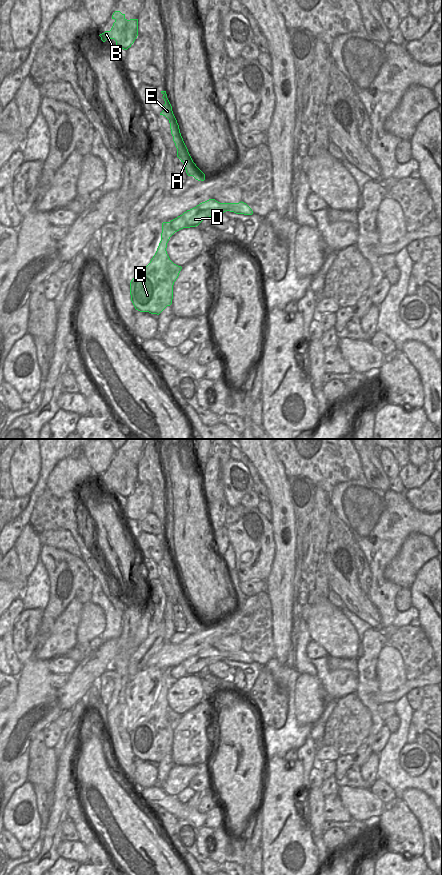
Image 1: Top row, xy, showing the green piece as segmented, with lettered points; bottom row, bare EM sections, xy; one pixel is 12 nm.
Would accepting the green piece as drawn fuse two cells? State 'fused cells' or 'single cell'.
fused cells

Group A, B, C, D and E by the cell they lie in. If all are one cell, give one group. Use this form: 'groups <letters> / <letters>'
groups A B D E / C

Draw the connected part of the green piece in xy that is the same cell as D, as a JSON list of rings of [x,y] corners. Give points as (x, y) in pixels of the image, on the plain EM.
[[[209,647],[196,655],[187,658],[182,663],[170,669],[170,676],[177,680],[183,676],[198,674],[204,667],[207,667],[219,660],[234,660],[236,662],[252,663],[252,657],[244,650],[220,651],[215,647]]]

